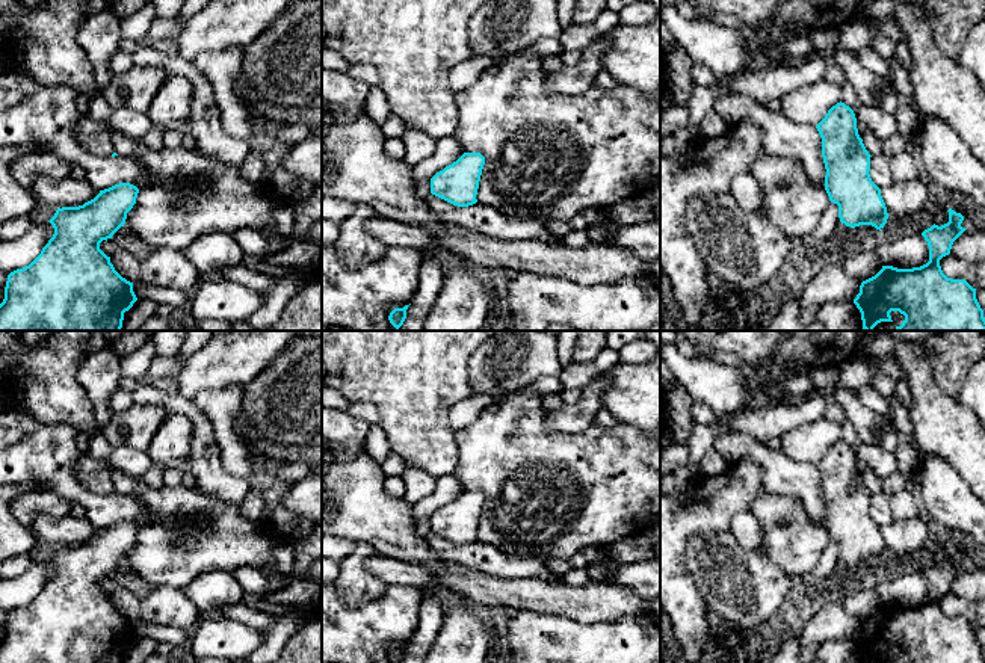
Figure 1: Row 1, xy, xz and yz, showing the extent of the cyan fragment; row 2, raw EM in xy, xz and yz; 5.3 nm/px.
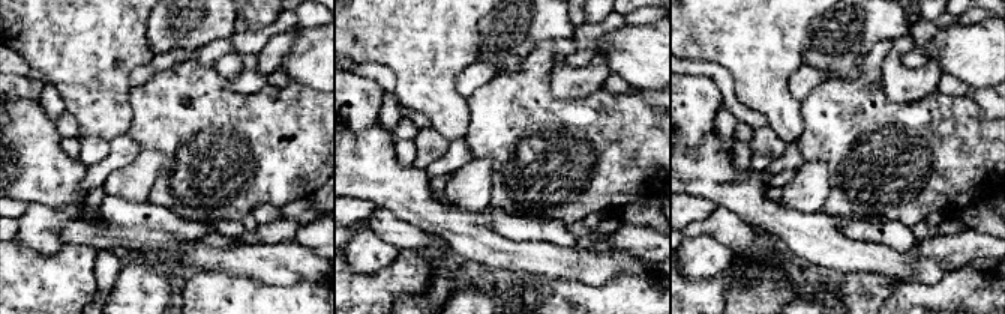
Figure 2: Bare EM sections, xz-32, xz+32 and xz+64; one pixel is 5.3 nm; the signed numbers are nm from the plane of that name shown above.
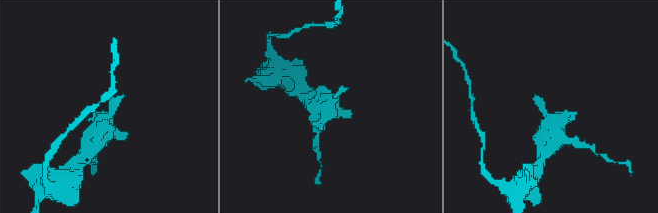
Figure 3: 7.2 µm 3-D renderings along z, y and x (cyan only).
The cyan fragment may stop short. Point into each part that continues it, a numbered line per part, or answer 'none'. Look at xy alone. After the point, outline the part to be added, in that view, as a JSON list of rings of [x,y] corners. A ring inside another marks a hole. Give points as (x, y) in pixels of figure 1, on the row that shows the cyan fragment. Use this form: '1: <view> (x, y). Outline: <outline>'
none

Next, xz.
none

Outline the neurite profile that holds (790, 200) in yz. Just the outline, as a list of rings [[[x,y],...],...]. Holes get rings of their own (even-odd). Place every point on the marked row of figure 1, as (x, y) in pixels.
[[[763,156],[749,169],[758,181],[764,214],[789,237],[811,234],[829,205],[825,189],[816,187],[795,159]]]

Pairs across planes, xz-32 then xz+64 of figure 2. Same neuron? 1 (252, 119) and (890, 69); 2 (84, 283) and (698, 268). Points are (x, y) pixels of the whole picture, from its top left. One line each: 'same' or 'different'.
1: different
2: different

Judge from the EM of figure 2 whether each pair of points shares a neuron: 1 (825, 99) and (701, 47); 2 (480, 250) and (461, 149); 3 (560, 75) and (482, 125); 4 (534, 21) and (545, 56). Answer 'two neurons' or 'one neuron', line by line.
1: two neurons
2: two neurons
3: two neurons
4: two neurons

